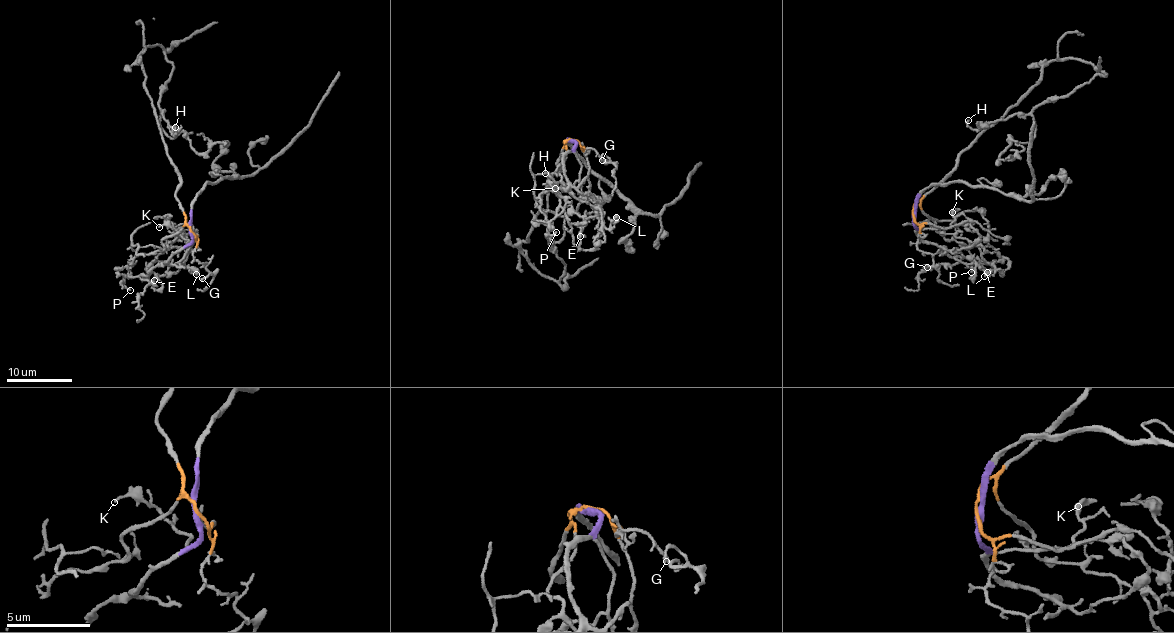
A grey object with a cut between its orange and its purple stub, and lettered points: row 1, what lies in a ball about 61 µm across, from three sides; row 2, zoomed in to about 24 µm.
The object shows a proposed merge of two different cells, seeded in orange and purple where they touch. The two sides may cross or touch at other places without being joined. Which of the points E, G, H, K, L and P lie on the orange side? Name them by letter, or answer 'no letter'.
G, H, L

